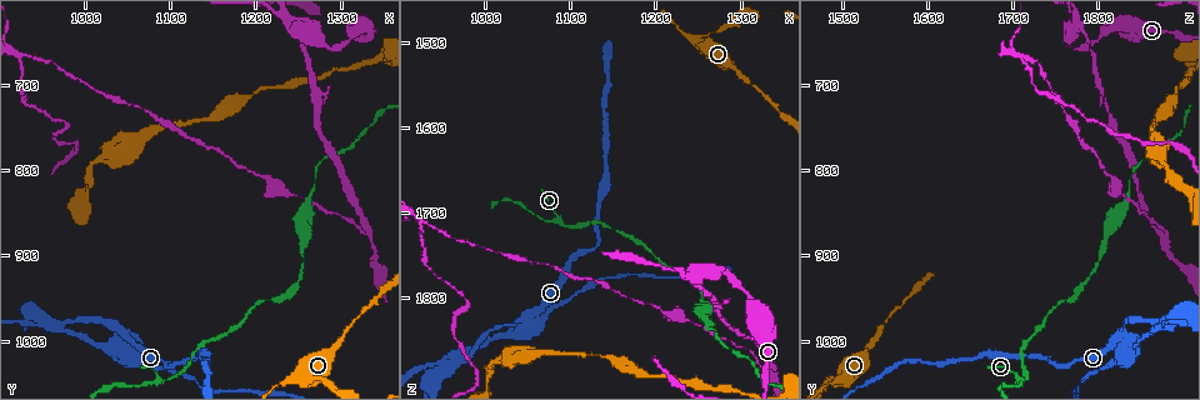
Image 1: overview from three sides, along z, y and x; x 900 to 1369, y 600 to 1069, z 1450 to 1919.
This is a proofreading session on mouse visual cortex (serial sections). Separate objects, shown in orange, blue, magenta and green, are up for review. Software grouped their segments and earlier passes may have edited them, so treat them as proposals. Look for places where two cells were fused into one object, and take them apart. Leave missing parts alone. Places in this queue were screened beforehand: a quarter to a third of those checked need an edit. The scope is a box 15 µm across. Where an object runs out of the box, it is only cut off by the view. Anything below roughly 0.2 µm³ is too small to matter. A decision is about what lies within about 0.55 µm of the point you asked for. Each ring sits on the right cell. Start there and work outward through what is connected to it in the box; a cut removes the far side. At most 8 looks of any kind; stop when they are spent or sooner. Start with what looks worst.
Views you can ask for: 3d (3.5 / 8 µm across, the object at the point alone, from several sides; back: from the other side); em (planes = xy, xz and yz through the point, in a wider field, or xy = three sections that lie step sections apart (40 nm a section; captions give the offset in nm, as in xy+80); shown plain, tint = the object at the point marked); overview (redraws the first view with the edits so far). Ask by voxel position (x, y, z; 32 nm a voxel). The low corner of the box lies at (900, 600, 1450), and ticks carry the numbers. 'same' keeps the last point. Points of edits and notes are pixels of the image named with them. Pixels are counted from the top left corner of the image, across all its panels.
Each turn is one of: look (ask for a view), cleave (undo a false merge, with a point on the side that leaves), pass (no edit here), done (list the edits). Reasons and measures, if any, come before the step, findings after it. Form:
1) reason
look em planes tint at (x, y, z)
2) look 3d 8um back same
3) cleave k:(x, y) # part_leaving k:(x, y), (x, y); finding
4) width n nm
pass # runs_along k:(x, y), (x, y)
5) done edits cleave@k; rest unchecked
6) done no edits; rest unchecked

sharp bend
look 3d 3.5um at (1055, 1000, 1825)

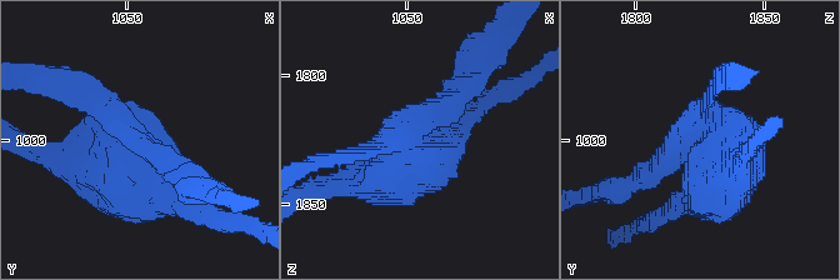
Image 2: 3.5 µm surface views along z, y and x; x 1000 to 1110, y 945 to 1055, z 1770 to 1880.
now the EM
look em xy step 3 tint at (1054, 999, 1826)

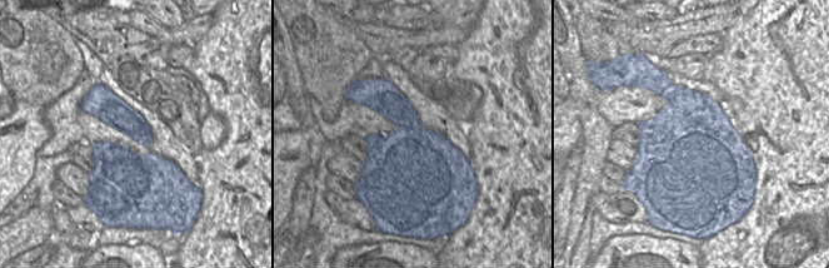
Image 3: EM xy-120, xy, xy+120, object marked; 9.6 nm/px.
look em xy step 2 tint same

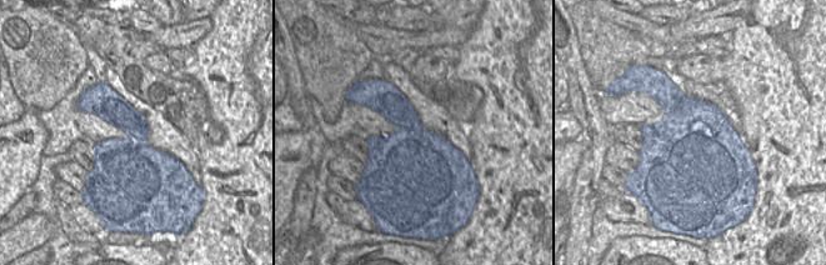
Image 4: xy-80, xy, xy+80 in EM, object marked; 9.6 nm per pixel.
pass # continuous, no second cell

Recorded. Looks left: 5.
side arm on a straight run
look 3d 8um at (1265, 1050, 1495)

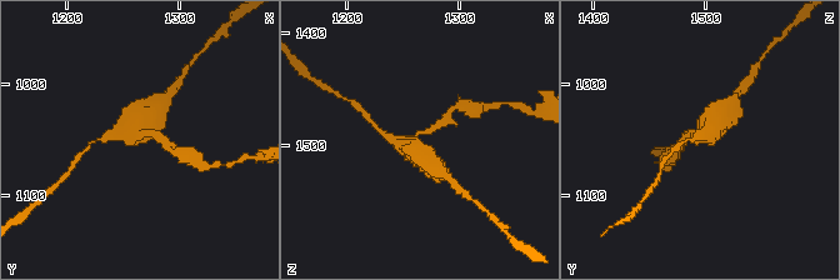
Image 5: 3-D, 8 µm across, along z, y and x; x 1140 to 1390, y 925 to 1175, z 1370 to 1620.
arms 3; arm_widths 150, 350, 700 nm; now the EM
look em xy step 1 tint at (1264, 1048, 1492)

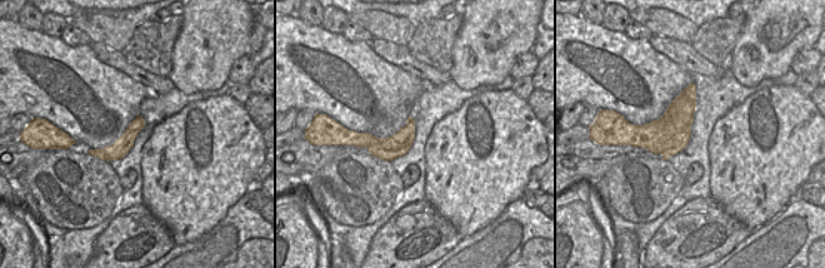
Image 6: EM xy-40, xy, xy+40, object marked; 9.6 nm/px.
cleave 5:(159, 136) # part_leaving 5:(140, 135), (150, 131), (176, 153); a second cell is stuck on

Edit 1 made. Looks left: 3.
sharp bend
look 3d 3.5um at (1130, 1020, 1740)

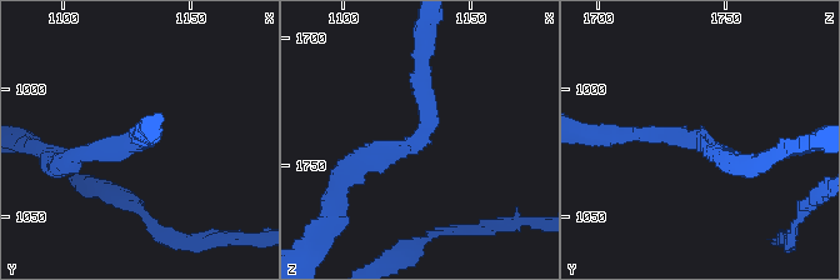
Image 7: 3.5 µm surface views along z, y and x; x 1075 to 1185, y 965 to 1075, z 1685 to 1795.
arm_widths 200, 200 nm
look em xy step 2 tint at (1132, 1019, 1738)

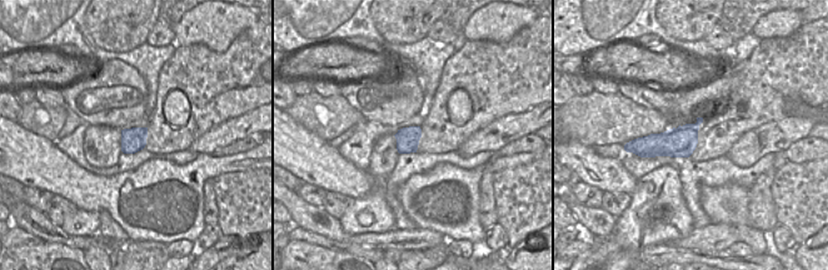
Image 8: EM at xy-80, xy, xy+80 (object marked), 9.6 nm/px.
pass # runs_along 7:(355, 170), (428, 125), (424, 51); all the same cell

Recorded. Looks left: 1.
done edits cleave@5; rest unchecked

